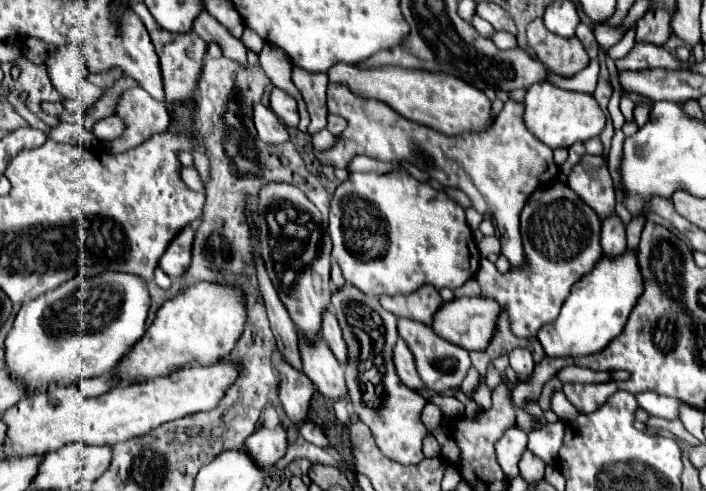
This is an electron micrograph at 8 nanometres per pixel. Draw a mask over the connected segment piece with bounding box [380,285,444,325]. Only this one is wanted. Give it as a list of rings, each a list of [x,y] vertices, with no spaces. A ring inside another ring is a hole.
[[[430,285],[420,287],[412,295],[394,295],[380,299],[380,305],[394,313],[396,317],[408,317],[424,325],[432,325],[432,317],[442,307],[442,303],[444,303],[442,297]]]

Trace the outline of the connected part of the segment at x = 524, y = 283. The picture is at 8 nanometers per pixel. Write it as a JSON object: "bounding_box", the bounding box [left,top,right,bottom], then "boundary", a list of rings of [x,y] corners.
{"bounding_box":[476,181,602,339],"boundary":[[[552,181],[552,183],[536,189],[532,193],[532,197],[528,199],[528,203],[520,215],[520,231],[522,231],[522,241],[524,241],[524,253],[528,259],[526,269],[510,269],[506,275],[502,275],[496,271],[494,263],[490,263],[488,259],[482,259],[480,269],[476,273],[476,281],[482,287],[482,297],[496,299],[500,303],[500,307],[508,309],[512,333],[516,337],[530,339],[530,337],[536,337],[538,329],[544,323],[552,323],[558,317],[560,307],[566,301],[572,285],[576,281],[580,281],[580,277],[590,273],[594,269],[594,265],[598,263],[598,259],[602,257],[600,219],[598,219],[596,211],[592,207],[588,207],[582,199],[578,199],[578,195],[566,183]]]}

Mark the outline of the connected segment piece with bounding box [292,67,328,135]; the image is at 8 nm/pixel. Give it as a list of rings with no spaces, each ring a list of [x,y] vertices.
[[[292,67],[292,81],[300,89],[302,99],[308,107],[310,113],[310,125],[308,133],[314,135],[316,131],[326,127],[326,87],[328,87],[328,77],[326,73],[312,73],[300,67]]]

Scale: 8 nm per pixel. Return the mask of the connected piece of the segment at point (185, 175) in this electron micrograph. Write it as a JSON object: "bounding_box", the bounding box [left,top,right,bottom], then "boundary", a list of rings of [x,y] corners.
{"bounding_box":[180,167,204,191],"boundary":[[[182,167],[182,169],[180,169],[180,177],[182,177],[182,181],[184,181],[192,191],[204,191],[204,185],[202,185],[202,181],[200,181],[200,177],[198,177],[198,173],[196,173],[194,167]]]}

